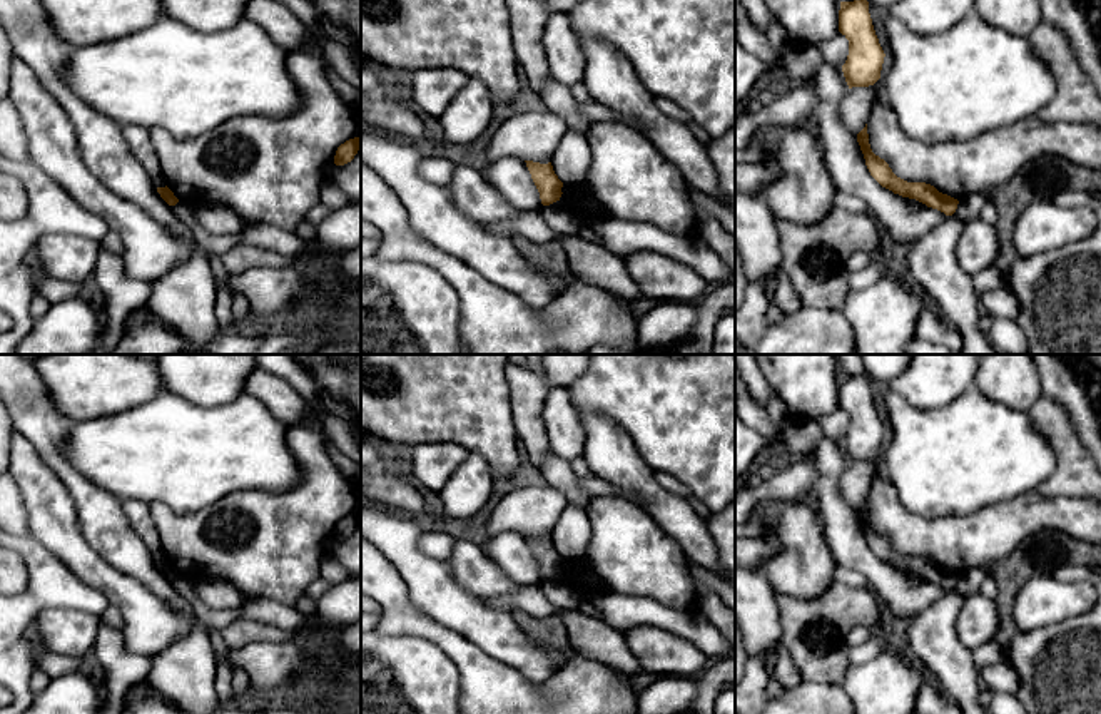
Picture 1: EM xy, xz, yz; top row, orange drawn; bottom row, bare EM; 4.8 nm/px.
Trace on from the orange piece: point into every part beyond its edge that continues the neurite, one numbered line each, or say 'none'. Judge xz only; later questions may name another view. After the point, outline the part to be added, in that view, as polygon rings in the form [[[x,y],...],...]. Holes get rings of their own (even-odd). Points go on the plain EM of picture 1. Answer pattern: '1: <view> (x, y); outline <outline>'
none

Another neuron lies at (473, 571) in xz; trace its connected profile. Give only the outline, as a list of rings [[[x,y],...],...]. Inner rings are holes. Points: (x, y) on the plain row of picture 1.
[[[458,538],[446,560],[454,582],[479,599],[508,595],[523,589],[510,580],[503,570],[485,553],[483,545]]]

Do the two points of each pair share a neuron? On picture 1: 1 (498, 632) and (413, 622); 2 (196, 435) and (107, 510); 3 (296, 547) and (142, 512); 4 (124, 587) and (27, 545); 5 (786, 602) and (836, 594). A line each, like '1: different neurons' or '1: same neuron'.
1: different neurons
2: different neurons
3: different neurons
4: different neurons
5: same neuron

